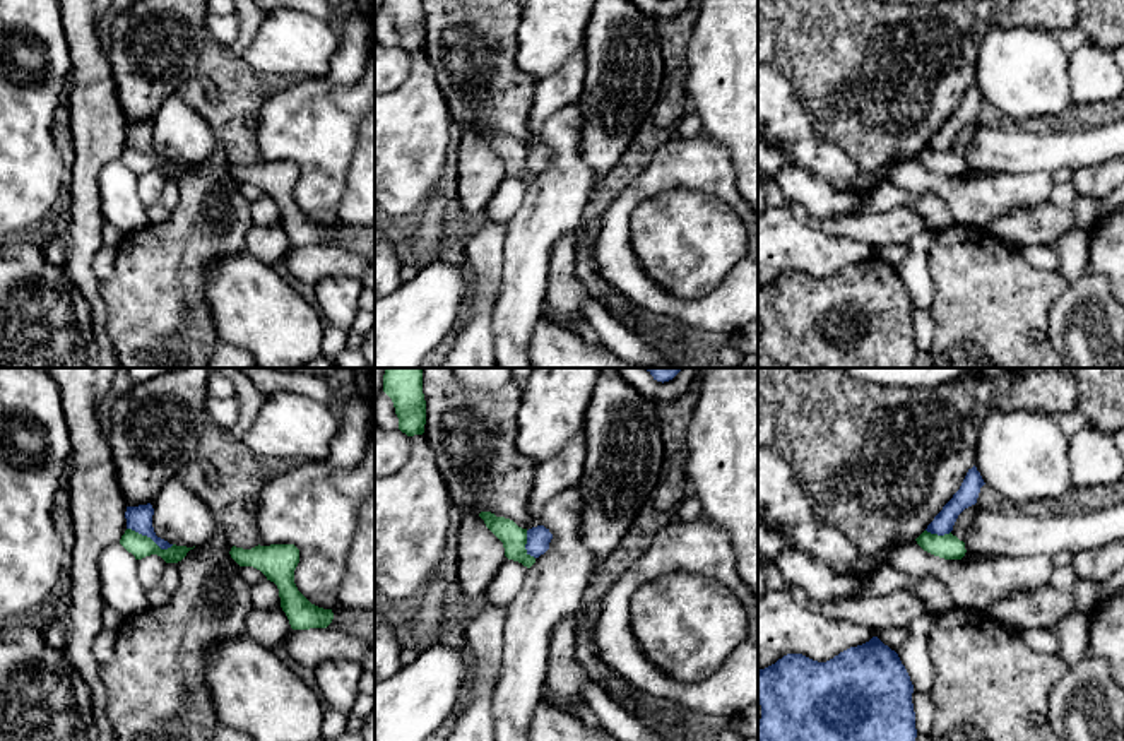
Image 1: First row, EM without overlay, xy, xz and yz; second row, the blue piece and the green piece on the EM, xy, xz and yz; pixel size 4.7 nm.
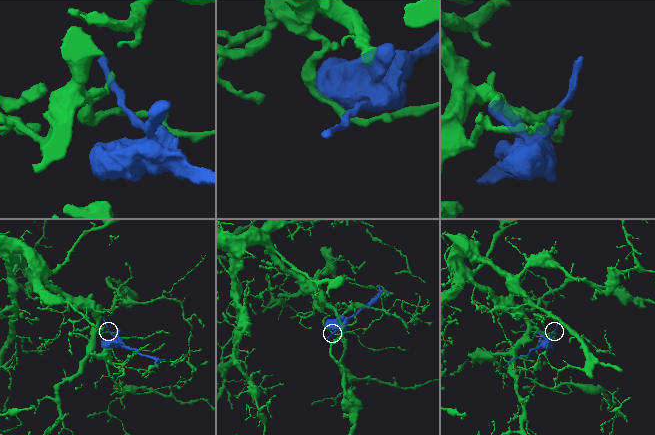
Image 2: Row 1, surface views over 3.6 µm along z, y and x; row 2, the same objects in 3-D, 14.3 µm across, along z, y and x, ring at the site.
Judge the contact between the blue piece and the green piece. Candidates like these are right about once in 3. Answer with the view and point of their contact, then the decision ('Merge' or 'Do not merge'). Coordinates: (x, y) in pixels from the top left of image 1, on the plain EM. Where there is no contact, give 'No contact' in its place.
Touches blue at xy (151, 154). Do not merge

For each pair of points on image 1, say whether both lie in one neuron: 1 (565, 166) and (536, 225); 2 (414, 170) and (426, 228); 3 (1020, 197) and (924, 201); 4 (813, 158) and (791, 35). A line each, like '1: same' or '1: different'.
1: same
2: different
3: different
4: different

